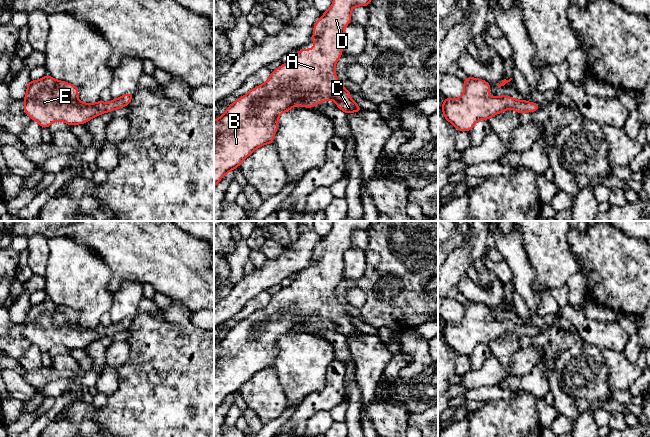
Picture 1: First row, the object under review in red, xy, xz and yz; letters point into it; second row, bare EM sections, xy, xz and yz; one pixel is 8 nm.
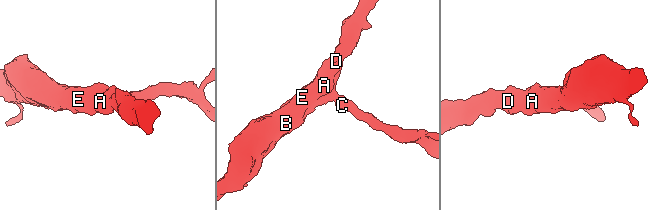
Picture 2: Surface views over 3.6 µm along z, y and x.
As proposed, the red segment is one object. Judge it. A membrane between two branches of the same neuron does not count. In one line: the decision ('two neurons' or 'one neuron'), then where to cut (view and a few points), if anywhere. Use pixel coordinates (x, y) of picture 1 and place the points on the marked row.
one neuron; no cut

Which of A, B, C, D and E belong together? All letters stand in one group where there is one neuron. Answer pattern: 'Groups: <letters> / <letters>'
Groups: A B C D E

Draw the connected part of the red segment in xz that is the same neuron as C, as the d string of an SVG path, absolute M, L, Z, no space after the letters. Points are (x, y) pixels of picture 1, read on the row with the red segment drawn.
M334 0L331 7L323 13L314 25L312 42L315 49L299 49L288 63L282 64L271 72L269 79L263 84L250 90L246 95L238 98L226 109L225 113L214 121L214 187L228 172L240 166L257 148L274 143L274 135L278 129L278 117L294 106L312 108L321 101L329 101L333 98L336 106L346 114L361 112L363 109L358 106L350 97L350 91L343 86L336 77L334 67L342 56L344 43L344 28L351 22L351 10L355 6L369 6L371 0Z

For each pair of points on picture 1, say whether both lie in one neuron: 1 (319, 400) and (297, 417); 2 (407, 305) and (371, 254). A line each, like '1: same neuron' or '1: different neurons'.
1: same neuron
2: same neuron

